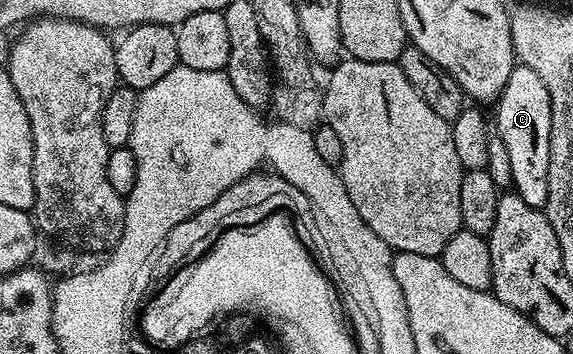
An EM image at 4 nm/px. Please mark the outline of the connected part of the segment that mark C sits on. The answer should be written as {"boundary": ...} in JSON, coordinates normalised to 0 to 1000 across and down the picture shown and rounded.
{"boundary":[[[899,186],[887,223],[887,240],[876,254],[876,277],[867,282],[869,359],[866,376],[887,421],[887,446],[894,452],[895,537],[921,579],[946,590],[956,556],[956,432],[960,429],[960,277],[949,251],[949,234],[928,195]]]}

